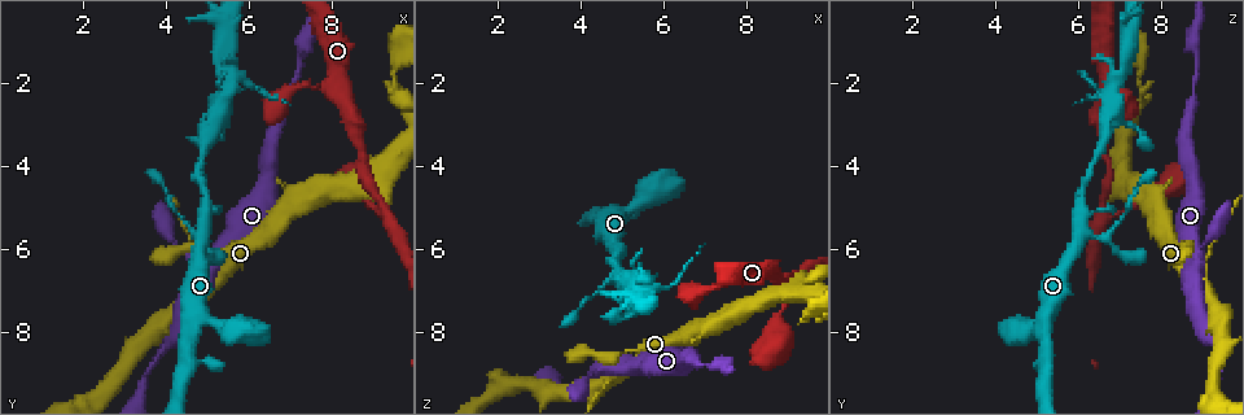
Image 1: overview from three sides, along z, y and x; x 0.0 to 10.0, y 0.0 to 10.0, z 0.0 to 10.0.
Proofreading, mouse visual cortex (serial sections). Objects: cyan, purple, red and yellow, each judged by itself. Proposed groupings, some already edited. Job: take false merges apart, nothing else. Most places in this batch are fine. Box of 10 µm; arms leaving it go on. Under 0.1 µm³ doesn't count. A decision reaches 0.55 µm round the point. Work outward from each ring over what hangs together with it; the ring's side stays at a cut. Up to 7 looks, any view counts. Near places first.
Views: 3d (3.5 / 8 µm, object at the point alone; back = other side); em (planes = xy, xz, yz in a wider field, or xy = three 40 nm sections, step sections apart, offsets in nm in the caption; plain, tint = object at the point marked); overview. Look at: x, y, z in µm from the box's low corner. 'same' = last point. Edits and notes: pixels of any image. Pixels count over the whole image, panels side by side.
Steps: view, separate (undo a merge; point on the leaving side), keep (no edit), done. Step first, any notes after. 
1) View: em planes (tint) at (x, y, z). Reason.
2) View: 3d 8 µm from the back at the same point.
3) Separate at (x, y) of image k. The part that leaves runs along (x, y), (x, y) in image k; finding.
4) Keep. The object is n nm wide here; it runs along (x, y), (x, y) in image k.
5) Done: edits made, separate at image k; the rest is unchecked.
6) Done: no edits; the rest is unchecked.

View: 3d 3.5 µm at (4.95, 6.95, 9.00). Abrupt turn.

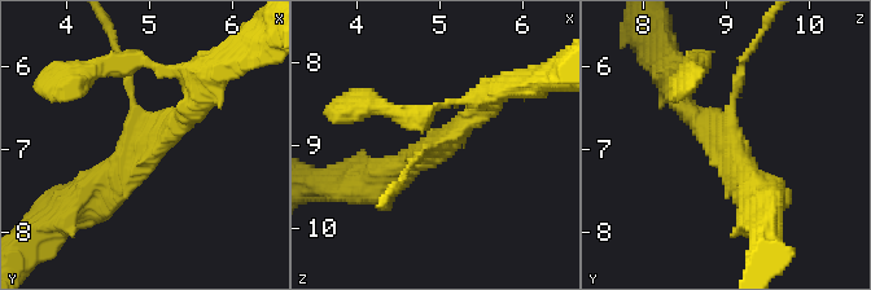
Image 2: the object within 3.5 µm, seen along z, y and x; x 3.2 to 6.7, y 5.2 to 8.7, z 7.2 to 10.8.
View: em xy step 3 (tint) at (5.00, 6.90, 9.00). 3 arms meet here; the arms are 100, 250, 400 nm wide.

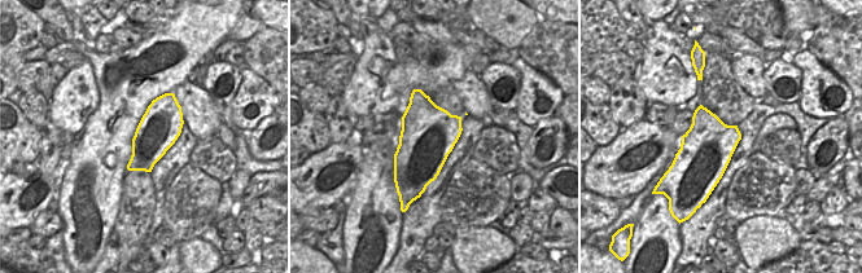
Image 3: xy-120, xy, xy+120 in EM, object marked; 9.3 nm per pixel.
View: em xy step 5 (tint) at the same point.

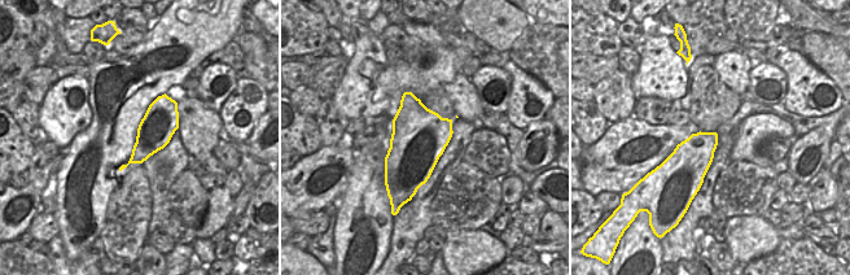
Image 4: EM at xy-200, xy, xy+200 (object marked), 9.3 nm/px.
Keep. It runs along (198, 92), (195, 108), (91, 196) in image 2; continuous, no second cell.

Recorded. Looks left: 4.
View: 3d 3.5 µm at (8.55, 3.20, 6.55). Calibre changes.

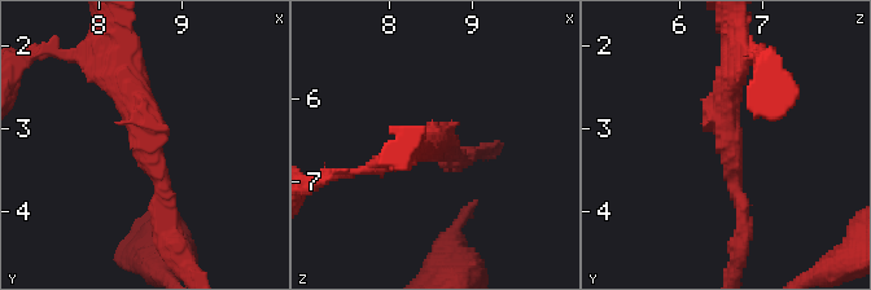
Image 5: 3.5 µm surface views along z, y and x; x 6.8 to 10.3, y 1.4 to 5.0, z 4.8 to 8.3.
View: em xy step 5 (tint) at (8.60, 3.25, 6.55). The arms are 150, 350 nm wide.

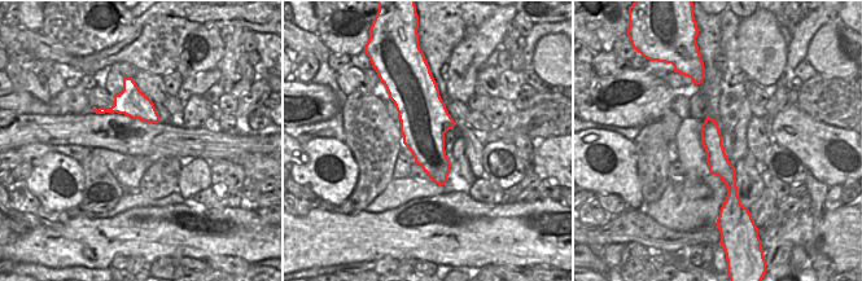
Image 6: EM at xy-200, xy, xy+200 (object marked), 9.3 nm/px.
Keep. The object is 460 nm wide here; it runs along (708, 122), (730, 196) in image 6; all the same cell.

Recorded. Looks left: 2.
View: 3d 3.5 µm from the back at (4.95, 5.70, 6.00). Two arms in line, one across.

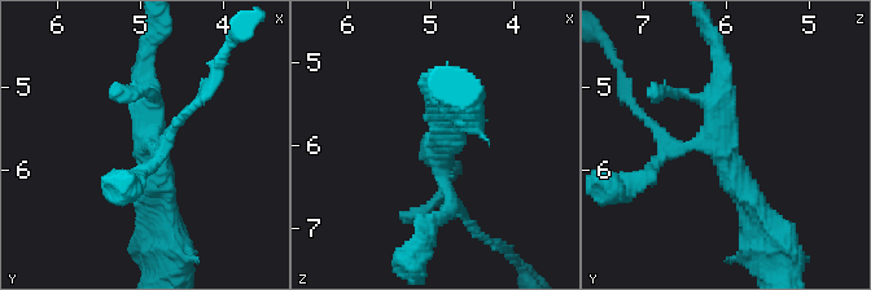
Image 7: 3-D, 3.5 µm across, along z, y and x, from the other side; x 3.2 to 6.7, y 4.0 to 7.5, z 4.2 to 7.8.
Keep. The arms are 200, 300, 300 nm wide; it runs along (764, 219), (721, 148), (721, 56) in image 7; all the same cell.

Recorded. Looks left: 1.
Done: no edits; the rest is unchecked.

